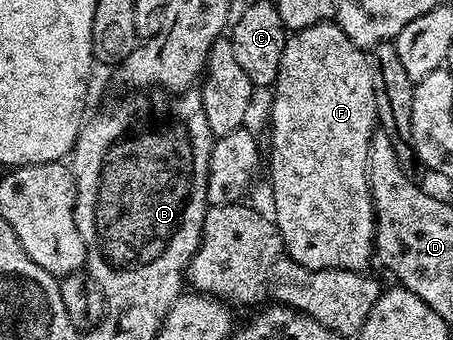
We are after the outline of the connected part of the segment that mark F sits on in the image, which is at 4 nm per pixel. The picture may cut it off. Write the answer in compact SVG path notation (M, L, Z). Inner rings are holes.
M331 20L329 22L321 22L315 26L309 26L303 30L295 30L287 37L286 47L284 48L284 56L280 60L280 72L278 73L278 79L274 81L272 87L272 93L274 93L274 103L270 106L270 186L274 189L274 211L272 211L272 217L275 222L278 223L278 230L282 233L282 239L286 245L286 252L290 255L290 258L294 262L304 264L304 268L312 268L313 270L361 270L365 271L366 266L376 254L376 235L378 233L378 223L374 215L374 196L370 186L370 141L374 138L374 132L379 125L378 120L378 79L376 77L376 67L372 61L371 55L367 53L363 47L357 46L356 43L351 40L348 35L345 34L341 28L339 28L337 21Z

